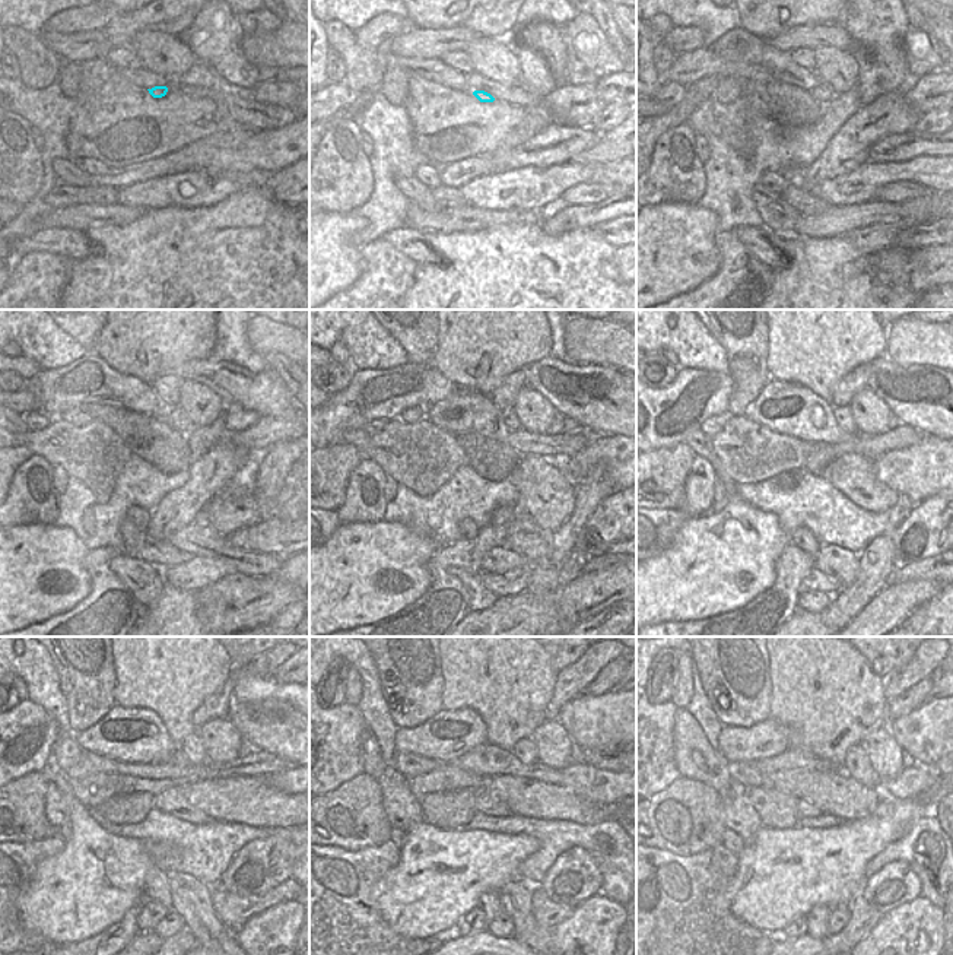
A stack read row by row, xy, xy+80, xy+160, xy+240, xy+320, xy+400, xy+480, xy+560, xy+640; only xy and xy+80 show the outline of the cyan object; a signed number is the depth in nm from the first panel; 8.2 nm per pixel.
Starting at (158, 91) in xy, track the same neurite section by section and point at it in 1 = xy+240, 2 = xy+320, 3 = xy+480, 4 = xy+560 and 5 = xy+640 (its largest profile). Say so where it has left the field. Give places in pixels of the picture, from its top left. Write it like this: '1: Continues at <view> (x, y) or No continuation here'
1: Continues at xy+240 (178, 419)
2: Continues at xy+320 (510, 416)
3: Continues at xy+480 (191, 746)
4: Continues at xy+560 (526, 751)
5: Continues at xy+640 (857, 764)

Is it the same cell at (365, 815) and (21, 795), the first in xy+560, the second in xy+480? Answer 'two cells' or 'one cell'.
one cell

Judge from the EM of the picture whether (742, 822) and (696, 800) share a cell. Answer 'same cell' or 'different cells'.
different cells

